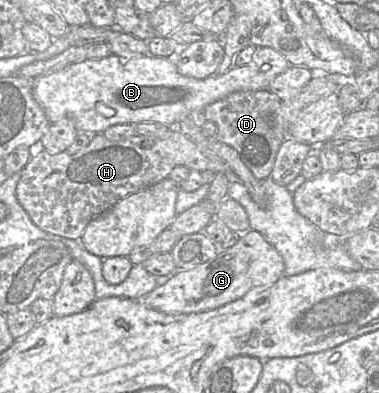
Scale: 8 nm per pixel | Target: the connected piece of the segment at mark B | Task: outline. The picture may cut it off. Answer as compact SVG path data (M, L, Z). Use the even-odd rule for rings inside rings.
M258 47L253 59L246 65L234 67L222 75L211 75L197 79L179 74L176 58L156 57L150 54L133 57L120 57L110 54L104 58L85 59L69 64L63 69L34 78L33 96L43 108L50 123L61 119L72 119L78 132L103 133L116 124L138 124L140 122L158 122L170 128L190 117L192 111L220 100L236 91L268 90L270 83L290 65L284 56L270 47ZM269 64L267 71L262 66Z

